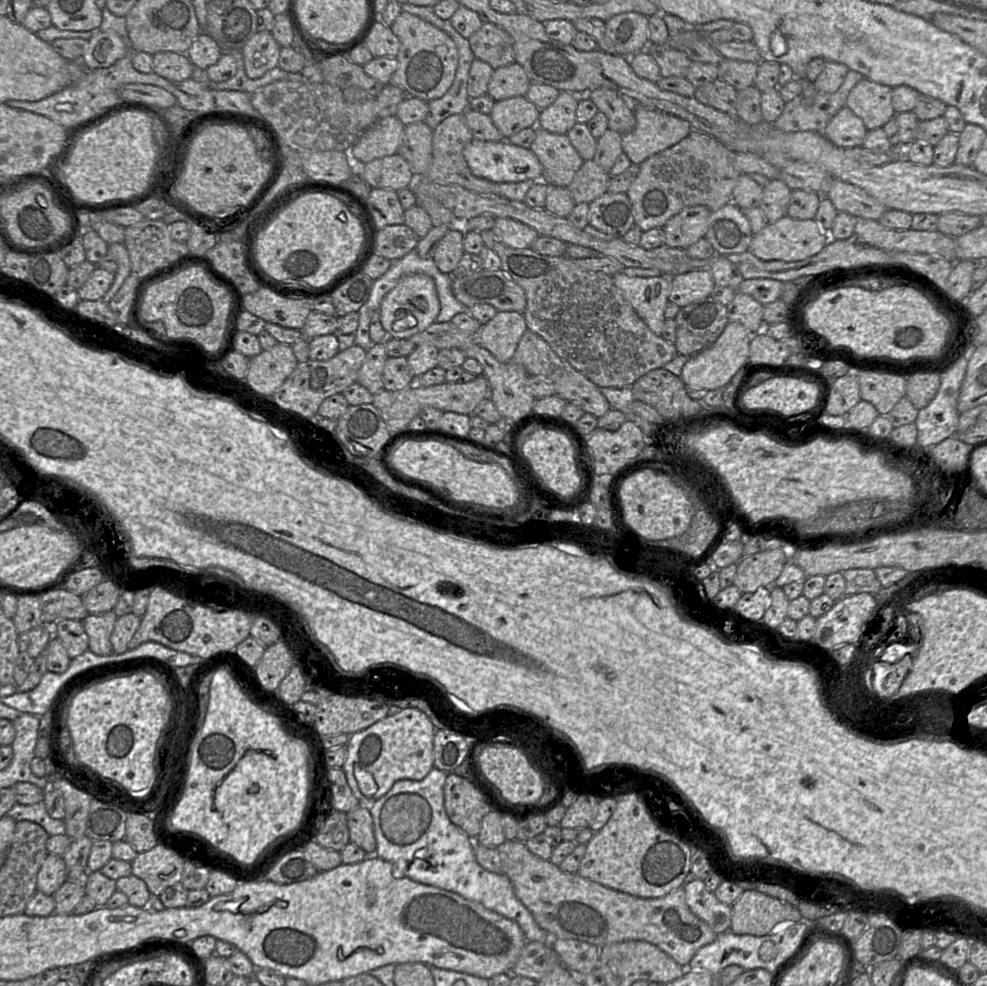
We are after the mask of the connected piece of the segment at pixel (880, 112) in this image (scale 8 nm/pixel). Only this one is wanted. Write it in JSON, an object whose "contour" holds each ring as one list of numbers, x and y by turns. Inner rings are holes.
{"contour":[[864,78,849,92,846,107,861,119,867,130,882,128,895,116,891,88]]}

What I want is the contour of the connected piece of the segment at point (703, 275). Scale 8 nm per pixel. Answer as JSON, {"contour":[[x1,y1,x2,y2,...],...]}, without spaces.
{"contour":[[706,268,692,269,669,278,671,291,668,299,680,308,709,297,715,287,713,278]]}

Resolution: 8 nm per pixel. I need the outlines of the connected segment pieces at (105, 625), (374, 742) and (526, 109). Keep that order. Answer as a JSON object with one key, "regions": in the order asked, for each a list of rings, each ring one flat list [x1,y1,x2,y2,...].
{"regions":[[[113,610,101,614,88,614,82,621,89,637,89,650,99,656,113,653,110,637,114,629,117,615]],[[417,708,389,714,368,728,350,735,342,770,361,805,373,804,400,779,422,780,433,766,435,726]],[[517,96,495,102,490,117,508,140,521,130,538,125,541,110,526,96]]]}

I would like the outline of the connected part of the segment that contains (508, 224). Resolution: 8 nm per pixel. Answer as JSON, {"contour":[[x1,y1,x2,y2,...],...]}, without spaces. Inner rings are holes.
{"contour":[[496,218,492,231,501,243,513,249,529,248,539,237,535,229,511,218]]}

